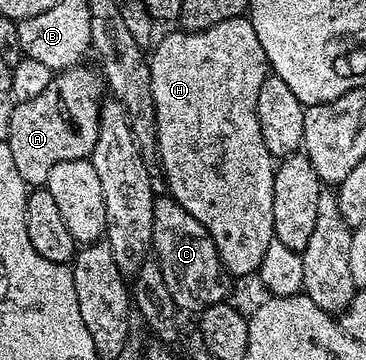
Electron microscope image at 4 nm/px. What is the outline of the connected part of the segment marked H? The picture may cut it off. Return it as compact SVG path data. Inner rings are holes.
M244 16L205 30L179 33L159 39L150 54L158 154L172 166L169 191L206 228L220 254L220 265L229 275L255 274L274 240L274 159L262 140L256 115L258 88L270 74L266 52L258 44L258 32Z

